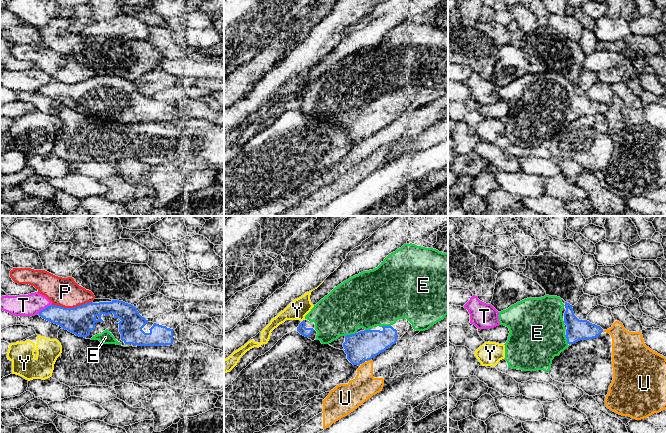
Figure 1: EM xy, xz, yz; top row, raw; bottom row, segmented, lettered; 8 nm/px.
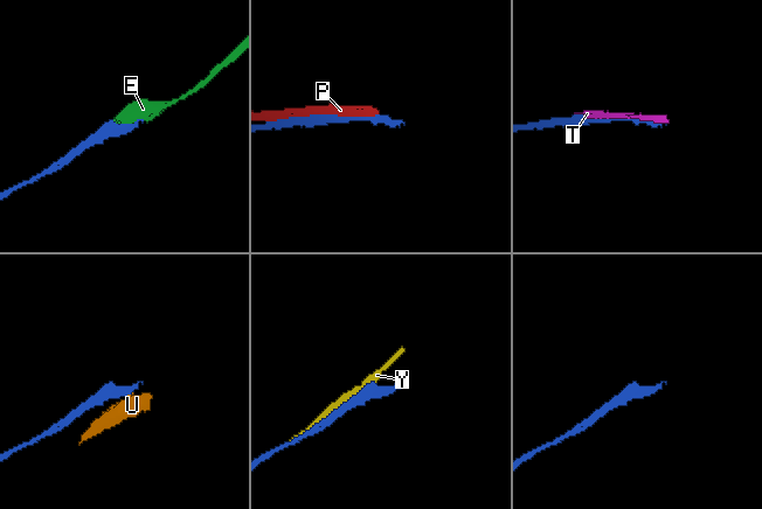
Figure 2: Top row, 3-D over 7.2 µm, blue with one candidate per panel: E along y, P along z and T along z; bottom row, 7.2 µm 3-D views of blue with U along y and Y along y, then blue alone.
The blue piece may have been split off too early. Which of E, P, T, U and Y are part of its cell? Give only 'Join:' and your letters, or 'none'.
Join: E

